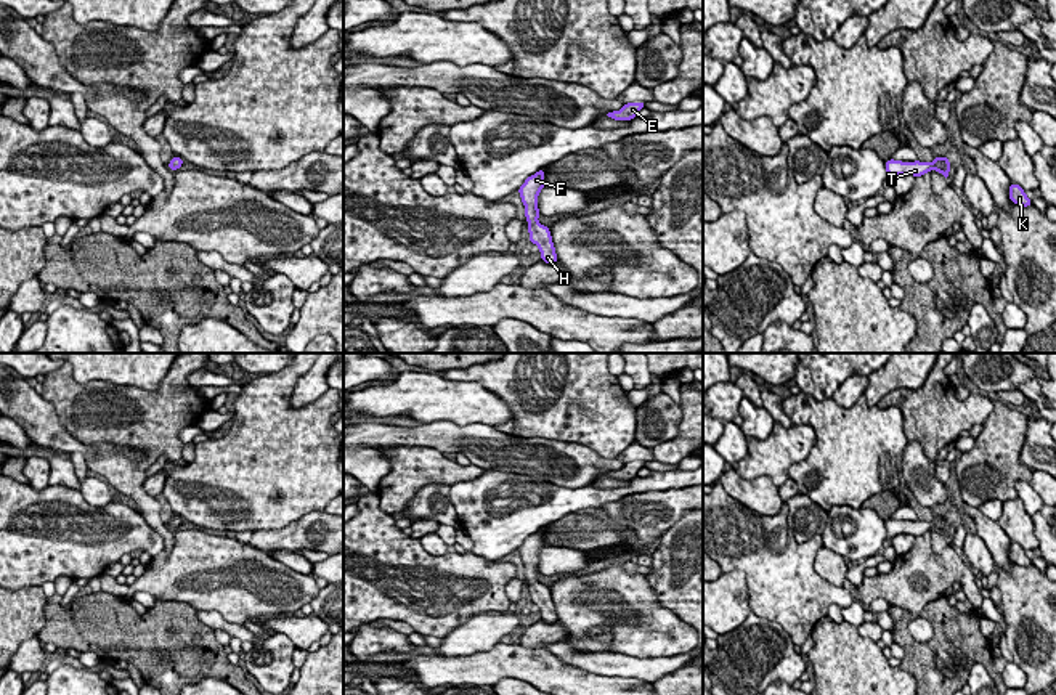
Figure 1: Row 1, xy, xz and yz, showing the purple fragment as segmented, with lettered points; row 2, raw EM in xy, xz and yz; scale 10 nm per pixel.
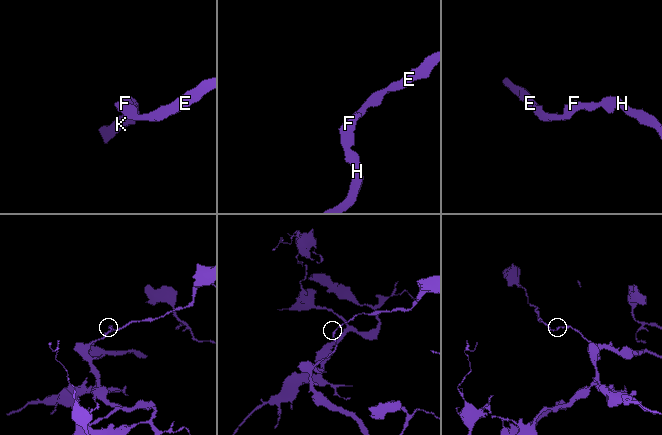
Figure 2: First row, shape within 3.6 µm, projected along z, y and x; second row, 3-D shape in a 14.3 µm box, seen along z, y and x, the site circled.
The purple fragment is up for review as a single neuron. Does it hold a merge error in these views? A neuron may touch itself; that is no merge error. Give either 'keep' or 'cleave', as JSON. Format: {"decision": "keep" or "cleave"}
{"decision": "keep"}

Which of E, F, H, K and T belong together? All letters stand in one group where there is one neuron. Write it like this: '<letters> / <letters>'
E F H K T

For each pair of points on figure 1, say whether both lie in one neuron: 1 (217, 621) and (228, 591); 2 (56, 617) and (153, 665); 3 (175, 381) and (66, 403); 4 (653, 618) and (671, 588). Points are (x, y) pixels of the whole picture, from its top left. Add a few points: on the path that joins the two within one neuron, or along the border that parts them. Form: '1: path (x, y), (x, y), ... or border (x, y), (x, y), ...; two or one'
1: border (198, 610), (217, 610), (228, 621), (243, 626); two
2: path (81, 625), (106, 625), (129, 641); one
3: path (156, 410), (130, 427), (105, 429), (95, 419); one
4: border (644, 575), (655, 597), (686, 623); two

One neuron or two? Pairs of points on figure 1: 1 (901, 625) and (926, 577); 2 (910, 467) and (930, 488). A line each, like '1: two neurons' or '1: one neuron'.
1: two neurons
2: one neuron

